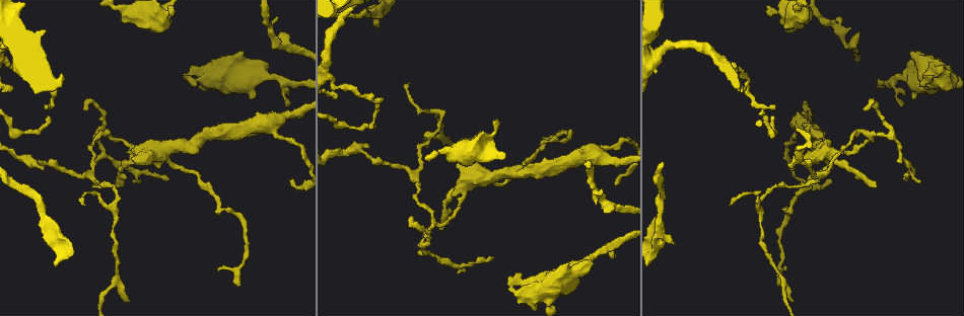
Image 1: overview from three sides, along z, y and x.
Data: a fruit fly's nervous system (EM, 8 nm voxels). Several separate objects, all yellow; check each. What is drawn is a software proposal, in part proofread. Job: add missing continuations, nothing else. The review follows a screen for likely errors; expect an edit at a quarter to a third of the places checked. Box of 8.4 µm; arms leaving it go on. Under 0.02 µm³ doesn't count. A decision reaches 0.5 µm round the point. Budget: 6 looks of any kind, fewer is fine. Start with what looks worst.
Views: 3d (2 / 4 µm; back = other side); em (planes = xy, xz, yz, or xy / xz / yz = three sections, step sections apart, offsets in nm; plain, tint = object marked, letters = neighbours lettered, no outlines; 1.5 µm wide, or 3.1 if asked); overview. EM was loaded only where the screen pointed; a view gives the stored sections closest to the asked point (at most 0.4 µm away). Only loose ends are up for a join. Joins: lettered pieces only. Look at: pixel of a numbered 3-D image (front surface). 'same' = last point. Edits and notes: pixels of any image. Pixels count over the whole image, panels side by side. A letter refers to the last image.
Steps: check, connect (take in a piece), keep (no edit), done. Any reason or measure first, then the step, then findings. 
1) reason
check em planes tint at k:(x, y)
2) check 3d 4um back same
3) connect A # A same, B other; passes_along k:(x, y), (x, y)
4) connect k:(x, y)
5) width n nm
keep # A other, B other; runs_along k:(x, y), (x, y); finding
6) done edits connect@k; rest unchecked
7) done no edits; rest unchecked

branch stops here
check em xy step 8 letters at 1:(903, 105)

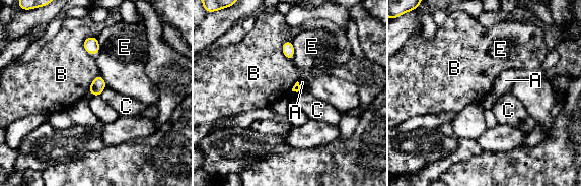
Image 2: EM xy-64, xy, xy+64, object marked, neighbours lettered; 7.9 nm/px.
keep # A other, B other, C other, E other; border 2:(285, 40), (282, 53), (292, 60); none of them fits

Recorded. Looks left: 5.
free end
check 3d 4um at 1:(923, 80)

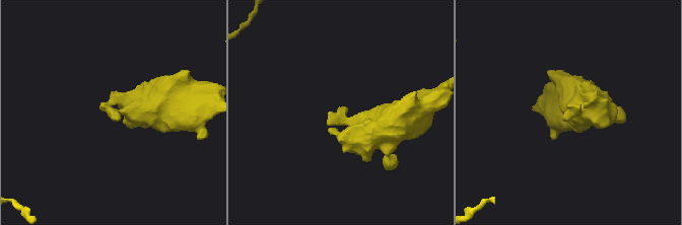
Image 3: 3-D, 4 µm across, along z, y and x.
now the EM
check em planes letters at 3:(347, 111)

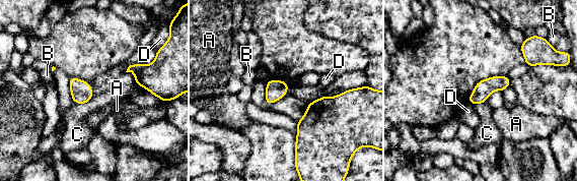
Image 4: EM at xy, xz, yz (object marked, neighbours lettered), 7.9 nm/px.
keep # A other, B other, C other, D other; border 4:(73, 102), (80, 104), (88, 103); no lettered piece goes on from it

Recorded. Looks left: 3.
thin end
check em planes letters at 1:(449, 143)

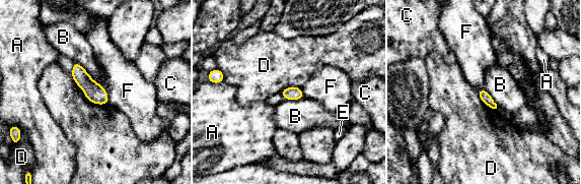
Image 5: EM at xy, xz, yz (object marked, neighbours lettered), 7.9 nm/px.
keep # A other, B other, C other, D other, E other, F other; no lettered piece goes on from it

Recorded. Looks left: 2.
done no edits; rest unchecked

